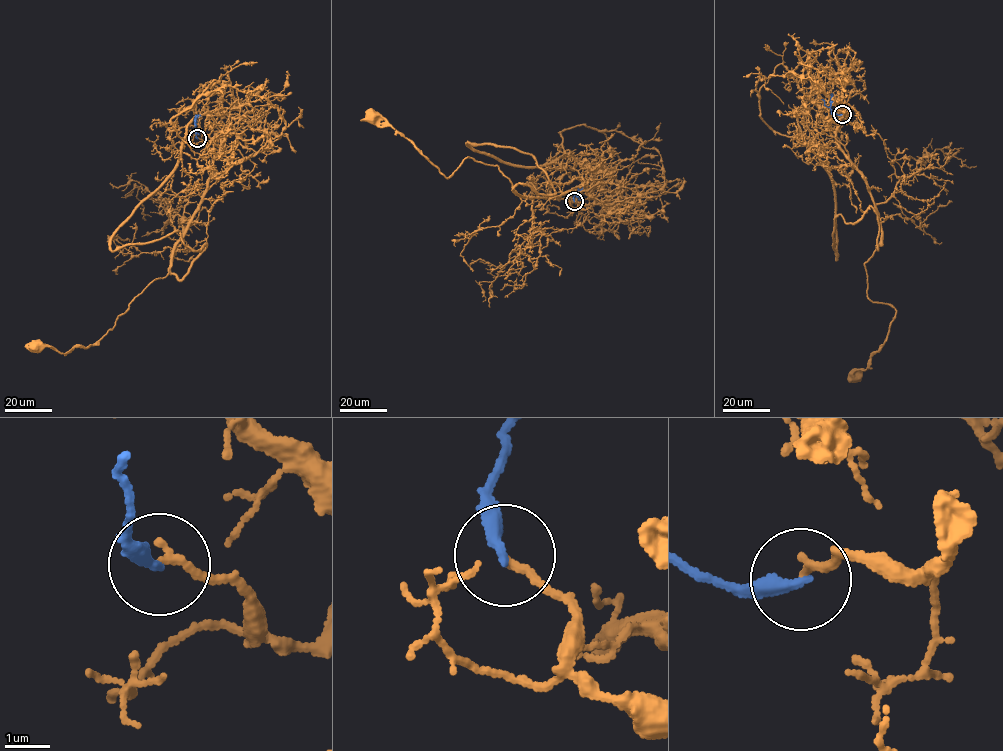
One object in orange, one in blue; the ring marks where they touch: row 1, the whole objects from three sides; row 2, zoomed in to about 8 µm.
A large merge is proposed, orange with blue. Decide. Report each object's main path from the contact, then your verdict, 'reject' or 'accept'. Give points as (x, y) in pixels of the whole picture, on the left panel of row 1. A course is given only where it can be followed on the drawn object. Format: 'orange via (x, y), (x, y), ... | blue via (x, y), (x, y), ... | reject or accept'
orange via (198, 138), (215, 138), (220, 152), (168, 275), (153, 280), (92, 345), (64, 353), (48, 345), (35, 346) | blue via (198, 138), (194, 117), (200, 115) | reject

